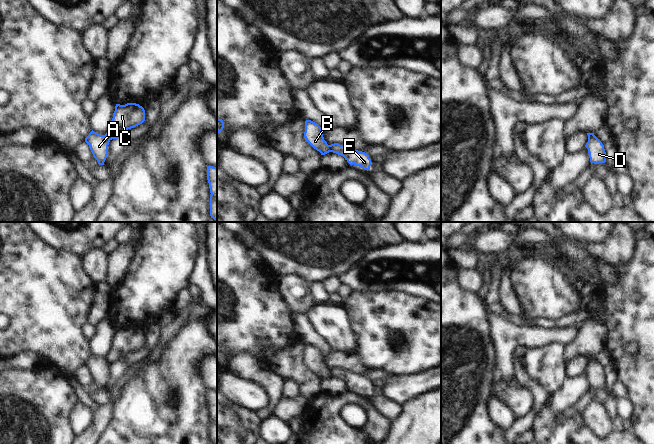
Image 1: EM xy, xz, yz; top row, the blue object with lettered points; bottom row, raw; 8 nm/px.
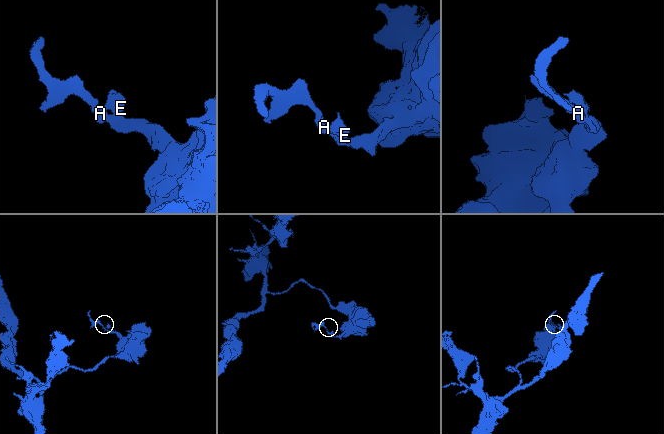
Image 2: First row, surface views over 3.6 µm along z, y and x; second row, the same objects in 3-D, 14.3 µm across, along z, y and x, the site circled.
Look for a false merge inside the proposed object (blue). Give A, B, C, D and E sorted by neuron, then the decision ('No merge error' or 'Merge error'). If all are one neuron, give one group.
Groups: A B D / C E. Merge error.

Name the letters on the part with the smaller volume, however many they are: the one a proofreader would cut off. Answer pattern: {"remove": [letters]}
{"remove": ["C", "E"]}

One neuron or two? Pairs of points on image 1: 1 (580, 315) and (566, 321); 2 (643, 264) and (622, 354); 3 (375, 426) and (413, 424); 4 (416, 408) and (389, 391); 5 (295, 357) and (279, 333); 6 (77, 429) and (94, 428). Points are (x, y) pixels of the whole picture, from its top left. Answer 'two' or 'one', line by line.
1: one
2: one
3: two
4: two
5: two
6: two

